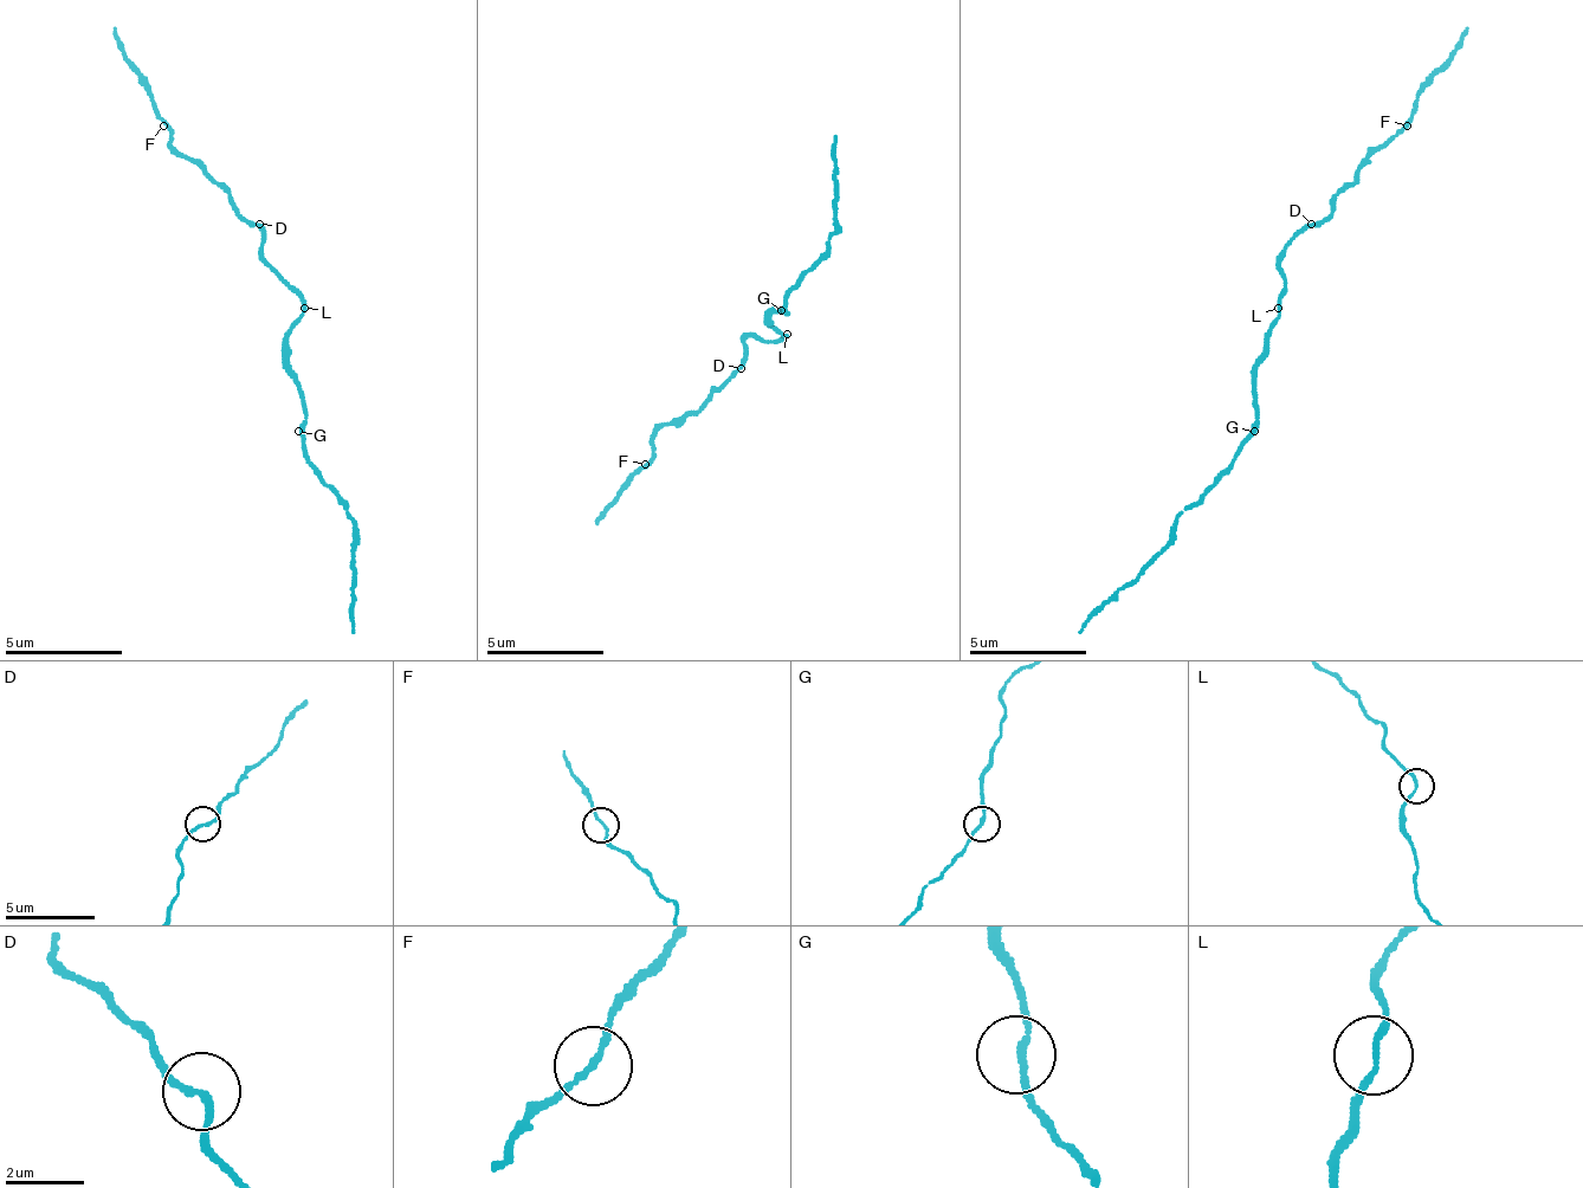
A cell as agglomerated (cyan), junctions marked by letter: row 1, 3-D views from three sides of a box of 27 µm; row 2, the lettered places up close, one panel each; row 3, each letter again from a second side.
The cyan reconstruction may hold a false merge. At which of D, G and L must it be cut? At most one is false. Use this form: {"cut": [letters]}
{"cut": []}

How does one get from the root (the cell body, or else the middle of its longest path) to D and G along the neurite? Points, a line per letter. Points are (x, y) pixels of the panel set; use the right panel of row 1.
D: (1278, 308), (1278, 296), (1284, 290), (1284, 266), (1278, 260), (1284, 249), (1313, 225)
G: (1278, 308), (1278, 325), (1266, 337), (1266, 361), (1254, 373), (1254, 431)

